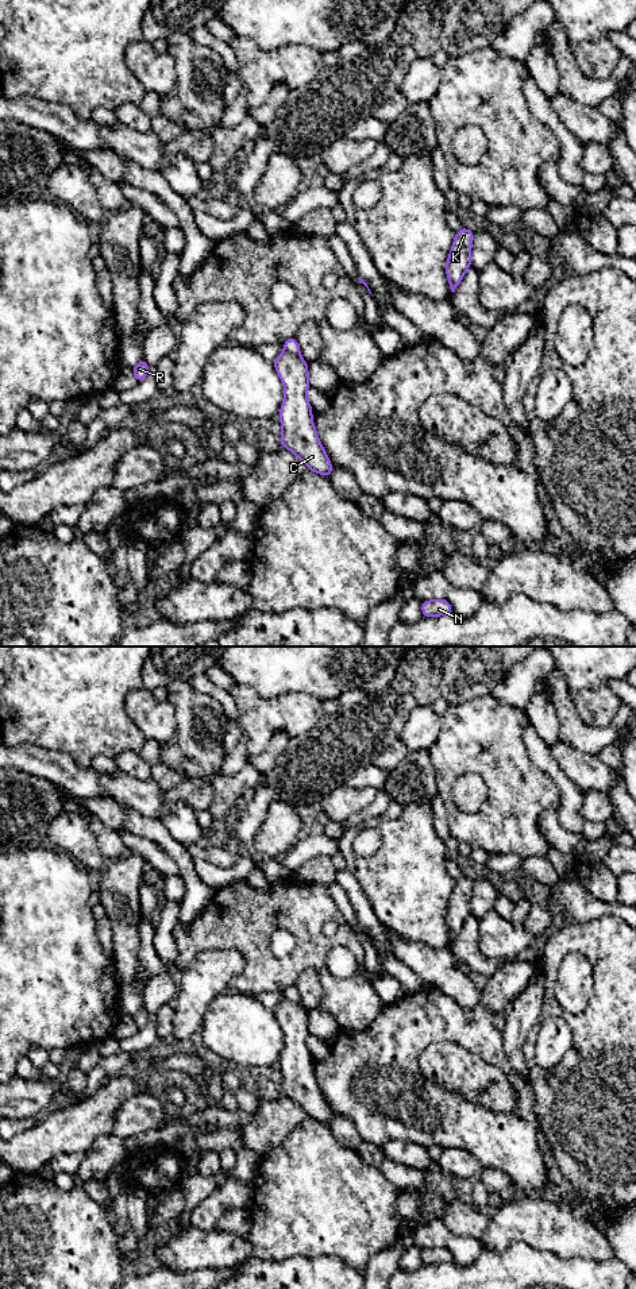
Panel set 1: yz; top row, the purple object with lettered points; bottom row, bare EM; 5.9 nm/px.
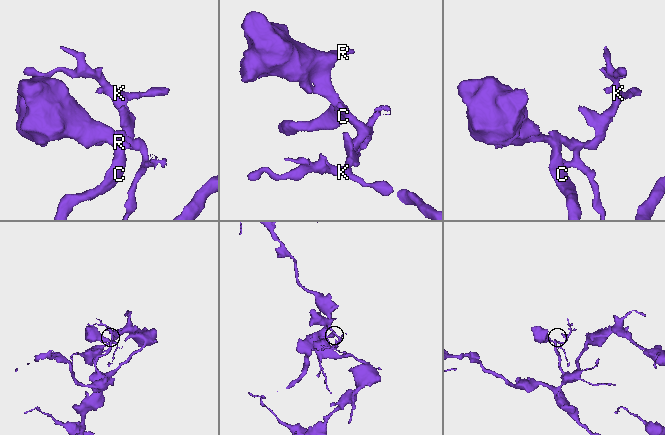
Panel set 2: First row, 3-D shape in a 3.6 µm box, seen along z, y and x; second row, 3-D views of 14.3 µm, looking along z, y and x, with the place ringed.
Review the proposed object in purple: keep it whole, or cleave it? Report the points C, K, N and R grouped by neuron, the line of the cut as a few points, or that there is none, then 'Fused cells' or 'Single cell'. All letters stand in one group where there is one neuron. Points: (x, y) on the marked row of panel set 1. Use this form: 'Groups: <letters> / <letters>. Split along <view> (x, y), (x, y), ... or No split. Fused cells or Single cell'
Groups: C R / K N. Split along yz (285, 351), (299, 357). Fused cells

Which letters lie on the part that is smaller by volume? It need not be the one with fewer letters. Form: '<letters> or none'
K, N

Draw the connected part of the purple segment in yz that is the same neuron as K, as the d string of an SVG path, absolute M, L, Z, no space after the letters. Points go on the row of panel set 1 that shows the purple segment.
M462 227L459 232L455 234L455 239L451 247L451 252L447 256L446 273L450 282L450 289L454 293L456 286L460 283L465 273L471 267L471 246L473 246L474 232Z

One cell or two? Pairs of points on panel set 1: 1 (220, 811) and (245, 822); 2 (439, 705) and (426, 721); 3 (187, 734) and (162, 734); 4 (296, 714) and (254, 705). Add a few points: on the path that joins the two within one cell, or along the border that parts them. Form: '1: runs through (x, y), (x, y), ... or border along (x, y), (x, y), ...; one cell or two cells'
1: border along (243, 799), (231, 817); two cells
2: border along (431, 705), (440, 716); two cells
3: border along (170, 703), (174, 710), (176, 736); two cells
4: runs through (285, 714), (265, 714); one cell

